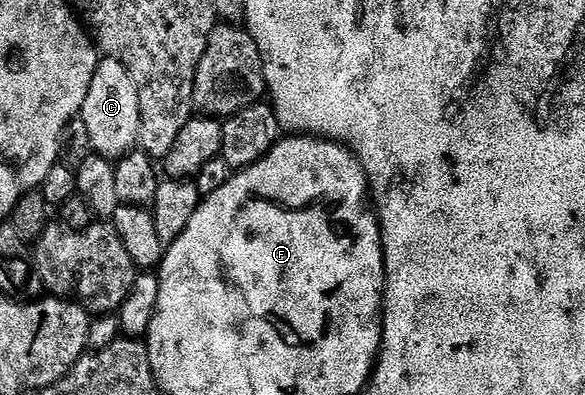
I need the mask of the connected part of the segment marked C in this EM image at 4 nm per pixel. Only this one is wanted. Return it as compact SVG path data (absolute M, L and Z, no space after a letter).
M102 56L91 79L87 99L79 114L79 121L85 124L89 145L101 157L120 159L138 144L137 135L141 129L141 112L137 84L131 79L127 67L119 59Z

